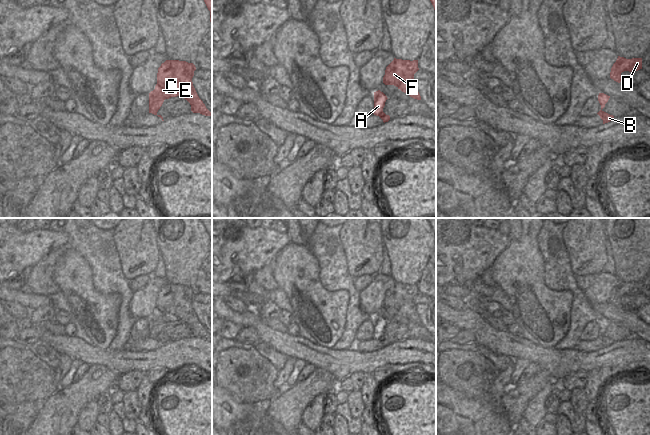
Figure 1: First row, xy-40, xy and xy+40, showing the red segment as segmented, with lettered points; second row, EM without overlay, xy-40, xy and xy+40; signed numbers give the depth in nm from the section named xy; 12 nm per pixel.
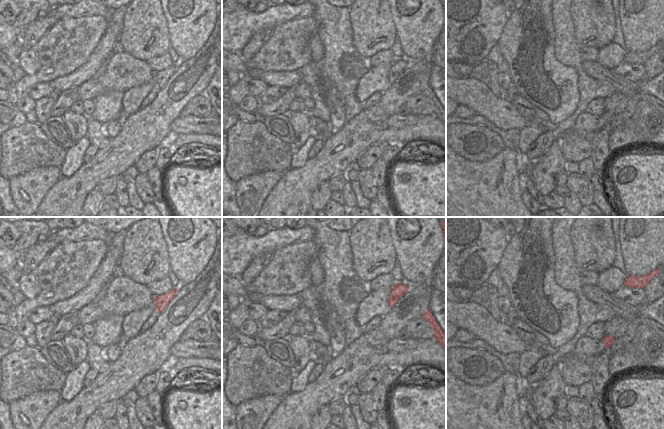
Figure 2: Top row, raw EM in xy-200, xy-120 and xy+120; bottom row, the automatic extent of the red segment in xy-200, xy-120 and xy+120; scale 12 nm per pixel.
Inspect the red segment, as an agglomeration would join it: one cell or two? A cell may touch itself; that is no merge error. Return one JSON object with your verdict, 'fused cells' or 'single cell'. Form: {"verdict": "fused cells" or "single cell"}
{"verdict": "fused cells"}

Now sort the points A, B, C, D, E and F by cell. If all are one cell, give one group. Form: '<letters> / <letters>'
A C D E F / B

